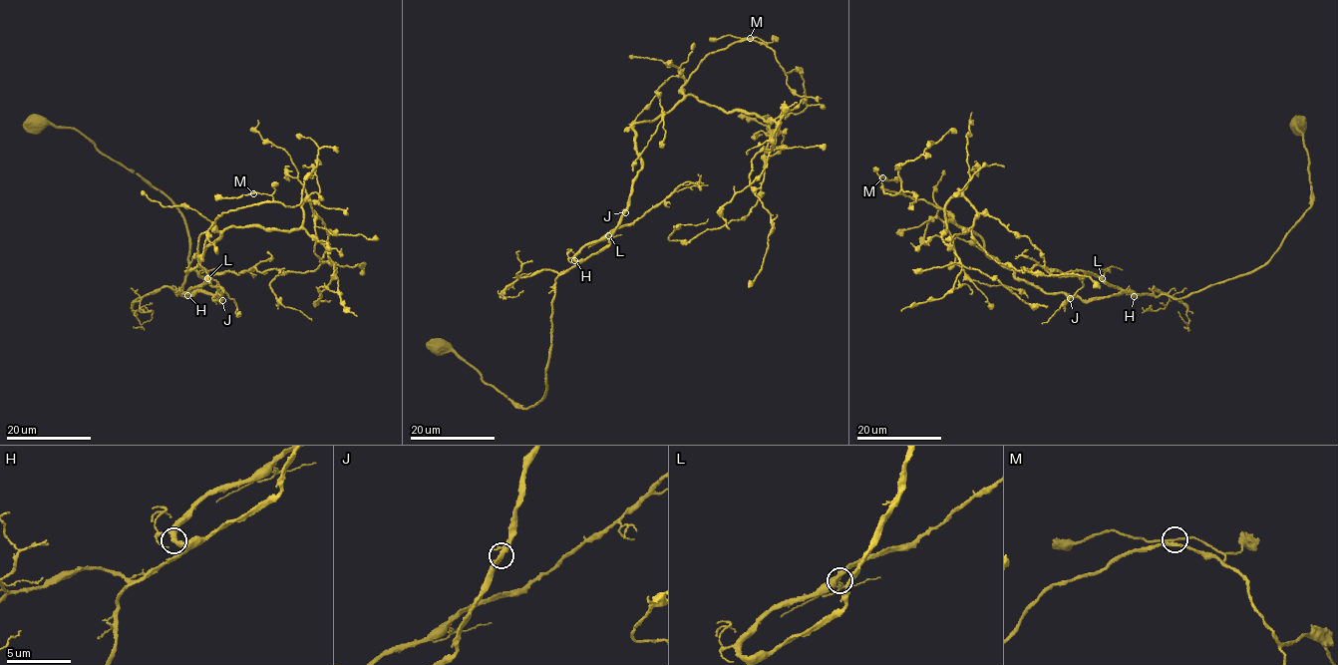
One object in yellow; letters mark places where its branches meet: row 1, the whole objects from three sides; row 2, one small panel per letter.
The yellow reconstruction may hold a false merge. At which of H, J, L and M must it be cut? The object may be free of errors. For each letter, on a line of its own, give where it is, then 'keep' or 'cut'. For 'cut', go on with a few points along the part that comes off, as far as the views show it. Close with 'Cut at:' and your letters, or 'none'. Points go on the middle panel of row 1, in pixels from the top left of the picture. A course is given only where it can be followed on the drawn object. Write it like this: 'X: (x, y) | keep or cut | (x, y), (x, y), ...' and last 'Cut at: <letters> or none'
H: (574, 260) | keep
J: (625, 212) | keep
L: (608, 235) | keep
M: (750, 38) | keep
Cut at: none

